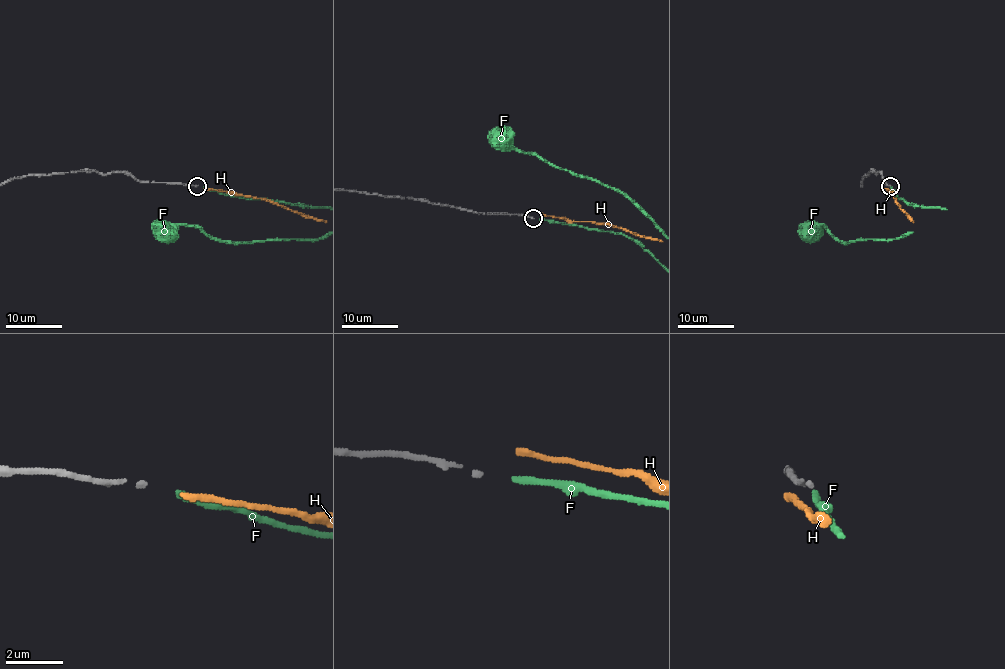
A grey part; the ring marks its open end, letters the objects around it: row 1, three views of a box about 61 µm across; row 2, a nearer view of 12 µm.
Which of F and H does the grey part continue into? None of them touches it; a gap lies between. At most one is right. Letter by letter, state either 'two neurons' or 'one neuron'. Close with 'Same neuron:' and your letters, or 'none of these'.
F: one neuron
H: two neurons
Same neuron: F

